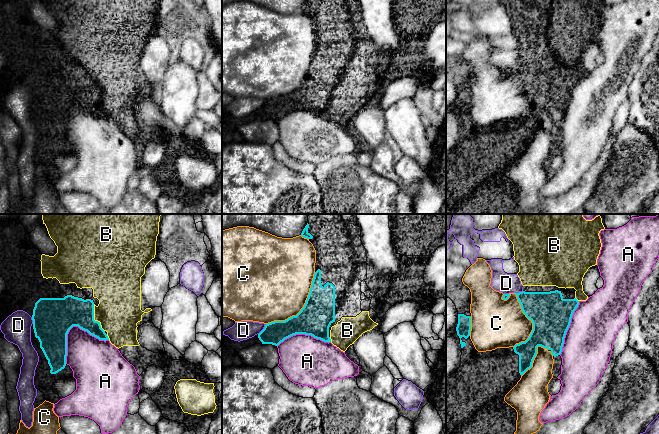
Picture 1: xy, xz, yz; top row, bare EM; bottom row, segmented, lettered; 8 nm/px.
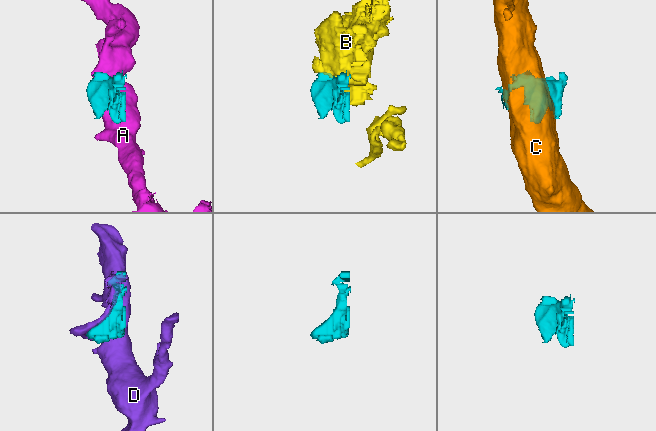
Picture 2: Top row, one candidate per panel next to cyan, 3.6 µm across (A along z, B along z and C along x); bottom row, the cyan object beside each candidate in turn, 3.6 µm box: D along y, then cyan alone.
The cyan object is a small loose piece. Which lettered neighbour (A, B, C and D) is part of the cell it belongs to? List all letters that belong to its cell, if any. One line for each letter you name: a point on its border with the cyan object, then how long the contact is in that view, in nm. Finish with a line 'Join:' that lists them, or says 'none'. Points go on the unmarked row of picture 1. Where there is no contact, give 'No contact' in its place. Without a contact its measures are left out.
B: Touches cyan at xy (93, 94). Shared border 240 nm
Join: B

